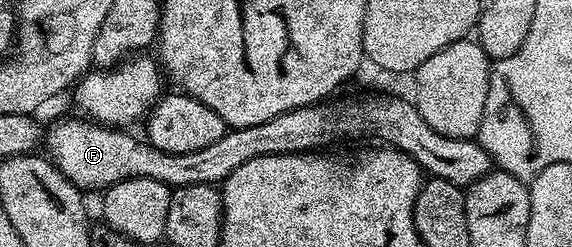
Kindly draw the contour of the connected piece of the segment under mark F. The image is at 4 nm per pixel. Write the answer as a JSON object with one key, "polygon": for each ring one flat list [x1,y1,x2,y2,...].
{"polygon":[[373,96,369,100,363,101,347,100,343,105,337,105,336,108,331,105,331,102,320,102,305,108,294,108,285,114,277,114,277,118,273,118,269,122,261,122,257,126,249,126,248,128,229,130,224,136,217,138,217,142,209,142,209,146,205,146,201,150,193,150,189,154,162,152,142,139,139,139,140,141,134,140,130,136,132,134,130,131,108,128,86,118,76,119,59,120,51,129,49,127,46,129,45,148,47,144,47,149,45,152,51,163,55,165,55,169,65,178,69,178,69,182,76,184,80,190,88,190,87,188,106,190,112,184,129,178,153,178,172,190,181,186,197,186,198,184,219,186,229,178,229,174,233,174,233,170,237,170,237,166,249,162,249,158,280,156,286,152,319,150,322,149,322,144,331,144,338,136,376,136,379,139,376,141,409,154,409,158,413,158,428,177,453,182,461,189,476,184,478,180,485,178,493,171,491,156,481,147,478,139,462,140,461,138,449,138,445,134,437,134,437,130,433,130,433,126,429,126,429,122,425,122,425,118,421,118,421,114,414,103,410,99,402,100,399,96]]}

